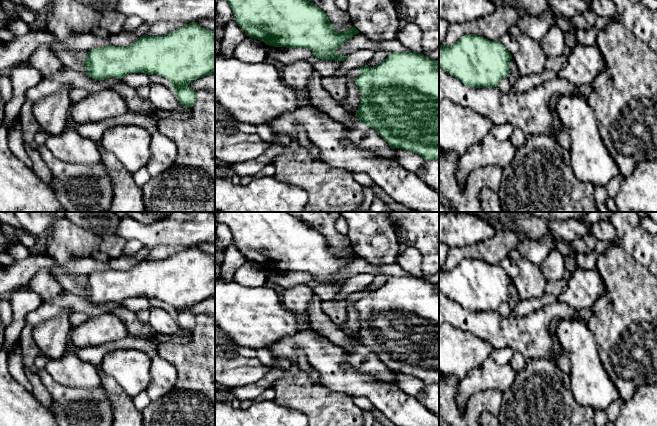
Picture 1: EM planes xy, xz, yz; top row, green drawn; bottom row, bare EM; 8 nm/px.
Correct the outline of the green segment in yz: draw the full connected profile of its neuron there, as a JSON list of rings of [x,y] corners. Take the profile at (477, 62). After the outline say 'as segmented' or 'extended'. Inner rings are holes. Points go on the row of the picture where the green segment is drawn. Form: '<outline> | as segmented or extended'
[[[465,34],[450,46],[439,45],[439,66],[474,89],[497,87],[501,79],[509,76],[511,59],[512,55],[501,41],[490,41],[475,34]]] | as segmented

